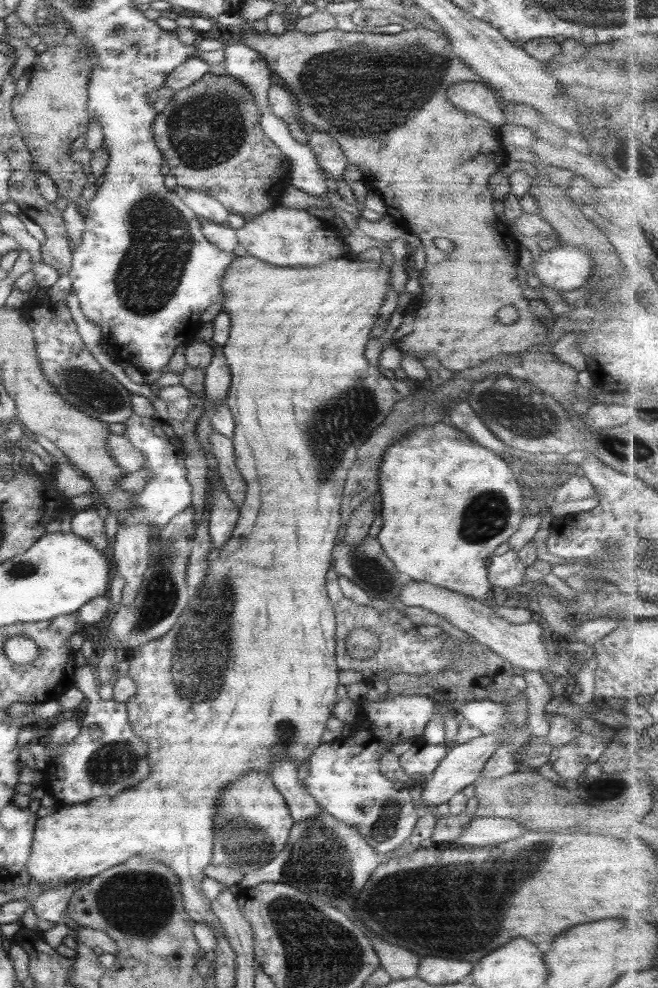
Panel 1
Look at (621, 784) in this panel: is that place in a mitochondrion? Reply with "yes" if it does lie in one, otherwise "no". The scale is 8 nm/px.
yes

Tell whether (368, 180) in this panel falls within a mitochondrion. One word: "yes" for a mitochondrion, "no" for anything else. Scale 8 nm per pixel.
no

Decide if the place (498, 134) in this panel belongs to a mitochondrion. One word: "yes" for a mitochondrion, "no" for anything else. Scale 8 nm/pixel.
no

